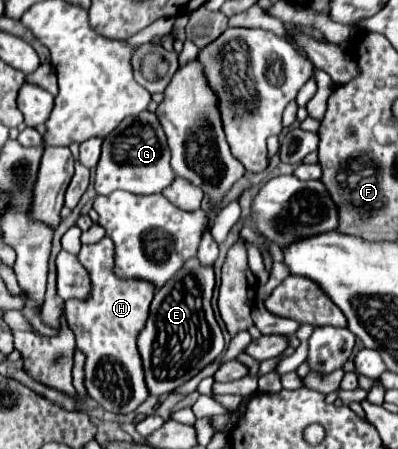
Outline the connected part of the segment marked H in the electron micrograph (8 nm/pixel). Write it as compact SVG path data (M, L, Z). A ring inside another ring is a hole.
M107 236L101 242L81 246L79 262L85 264L89 272L91 292L85 300L67 300L65 310L71 330L77 334L77 348L85 354L85 390L107 412L129 414L149 396L137 350L137 334L143 330L145 318L149 316L155 286L145 280L117 278L113 270L115 250Z

